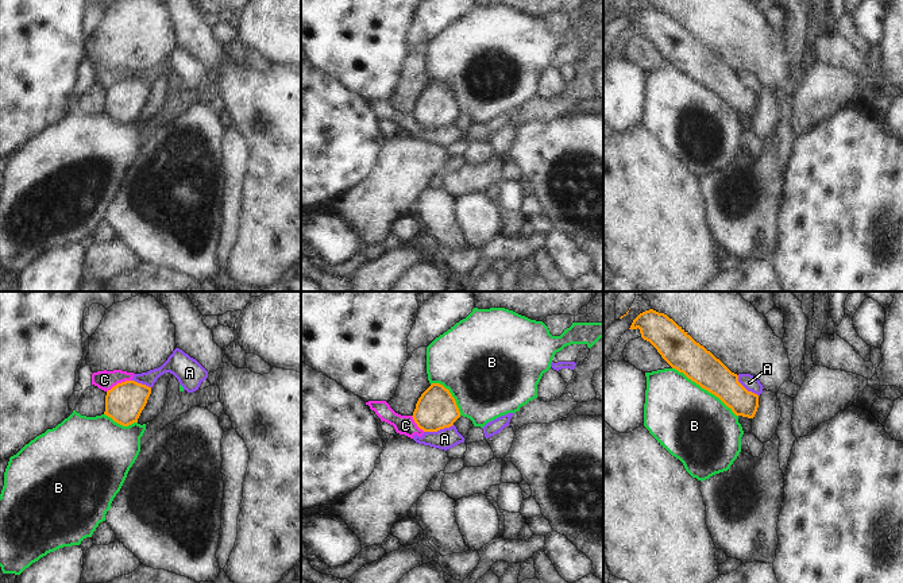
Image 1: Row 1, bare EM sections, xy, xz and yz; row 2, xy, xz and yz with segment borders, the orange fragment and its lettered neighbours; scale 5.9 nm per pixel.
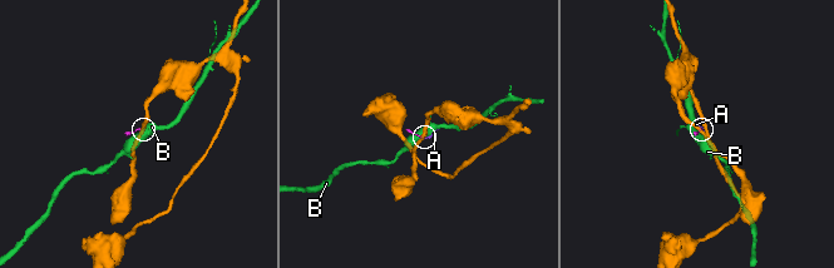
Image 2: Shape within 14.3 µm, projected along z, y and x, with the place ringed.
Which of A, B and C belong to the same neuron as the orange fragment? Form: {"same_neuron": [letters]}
{"same_neuron": []}

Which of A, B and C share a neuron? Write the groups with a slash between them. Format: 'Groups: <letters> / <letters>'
Groups: A C / B

